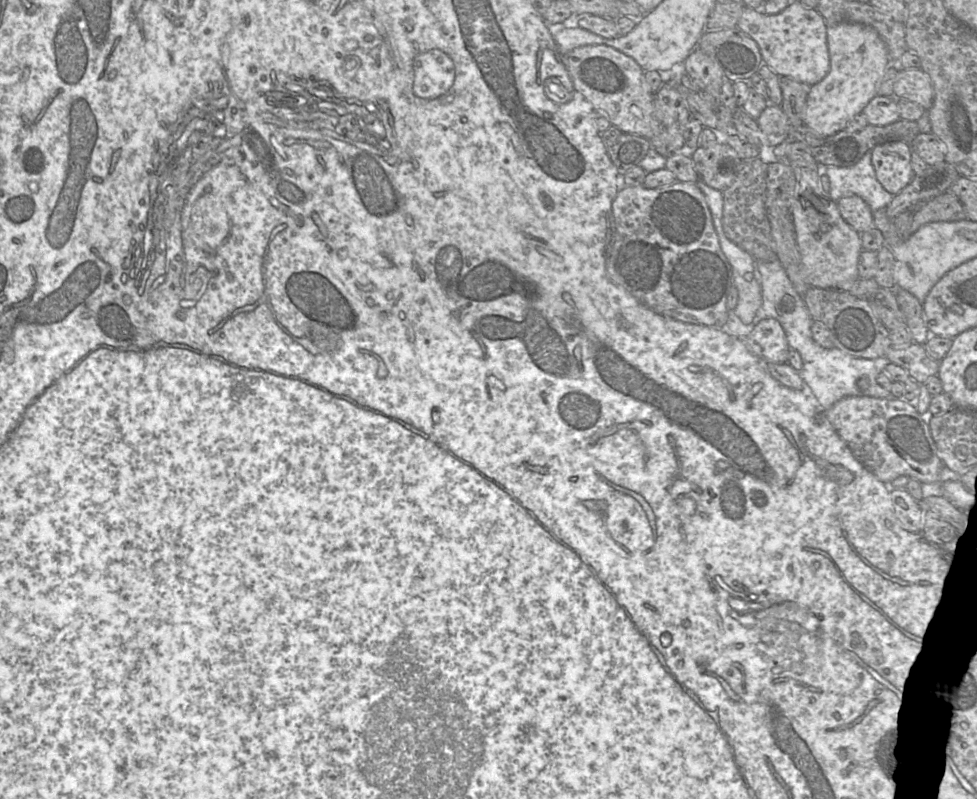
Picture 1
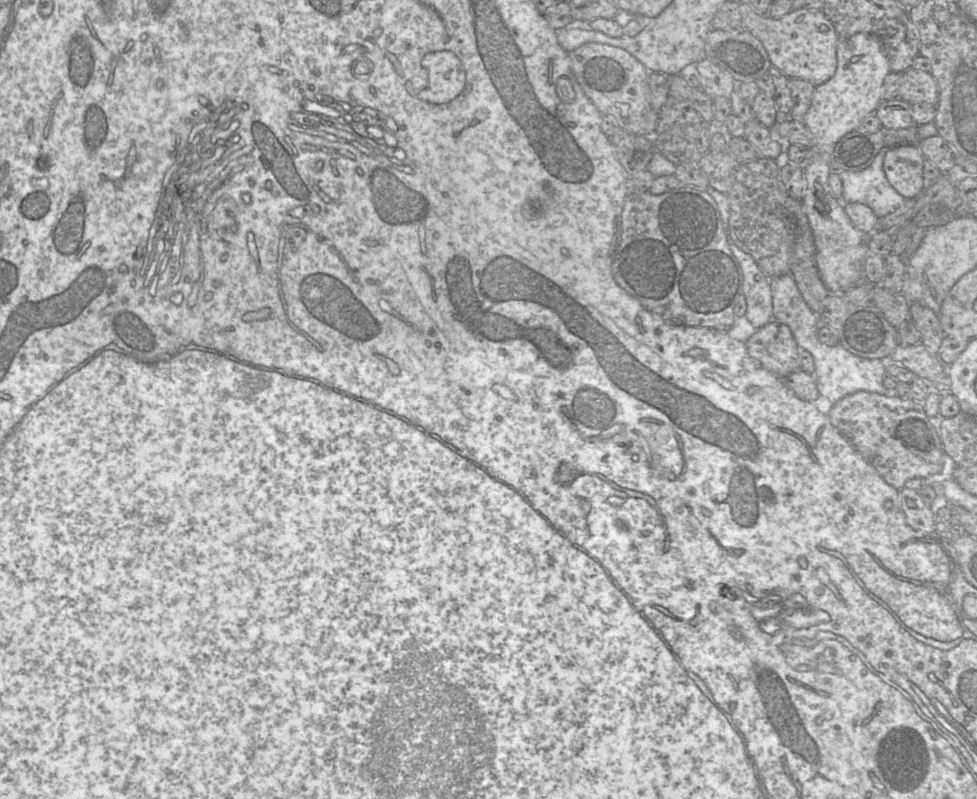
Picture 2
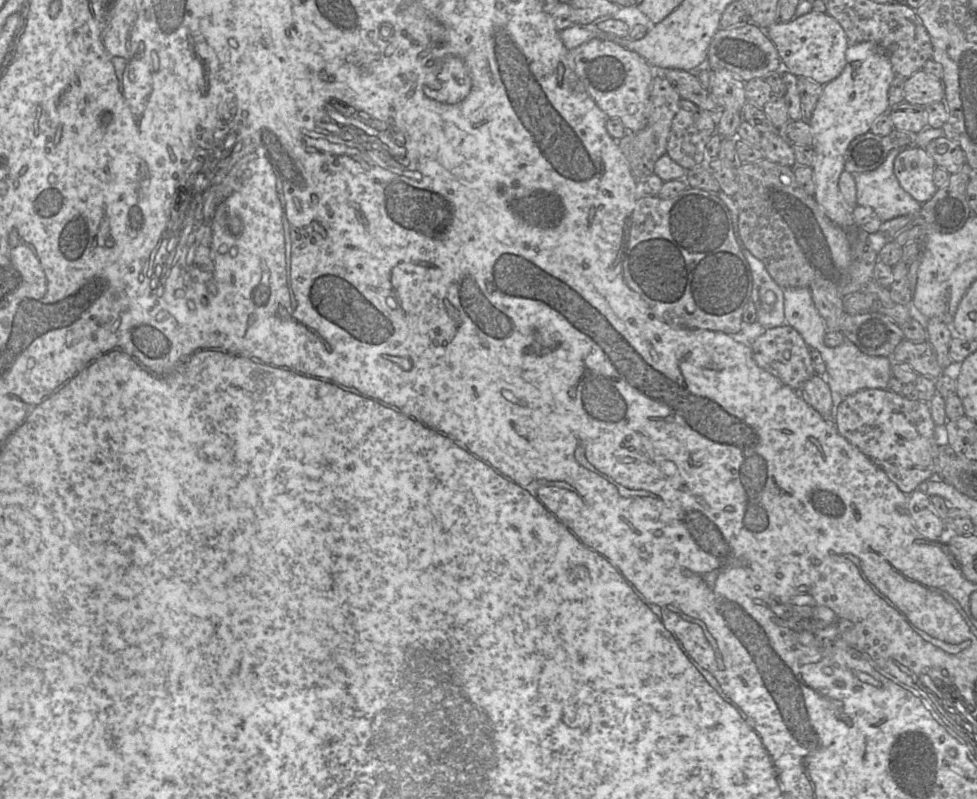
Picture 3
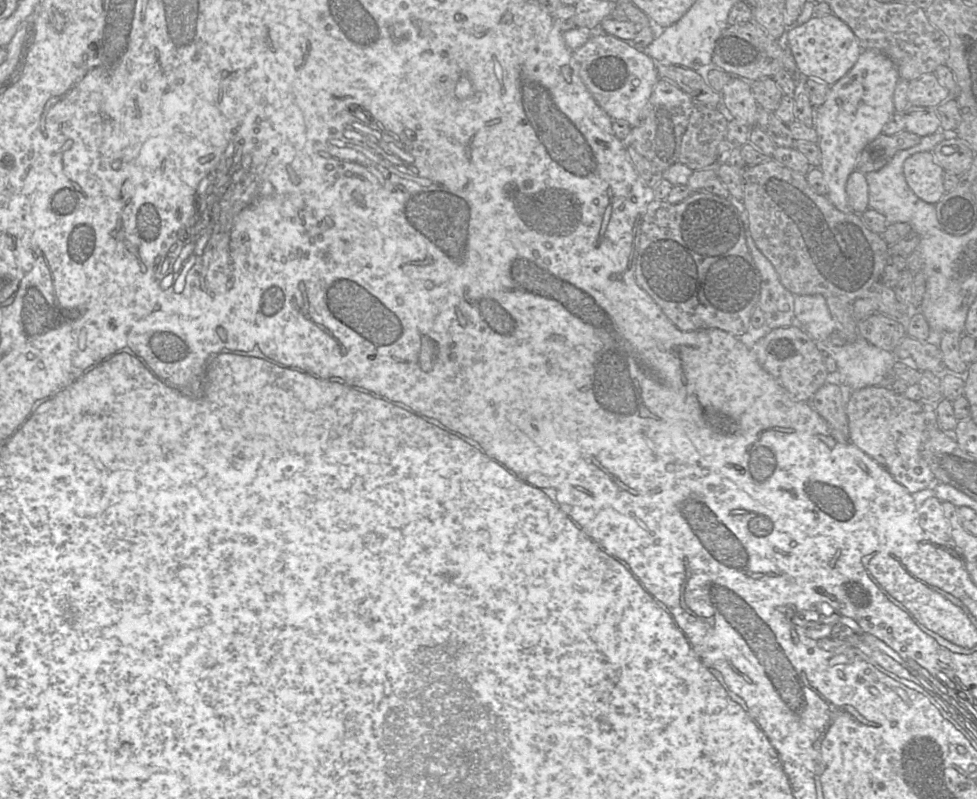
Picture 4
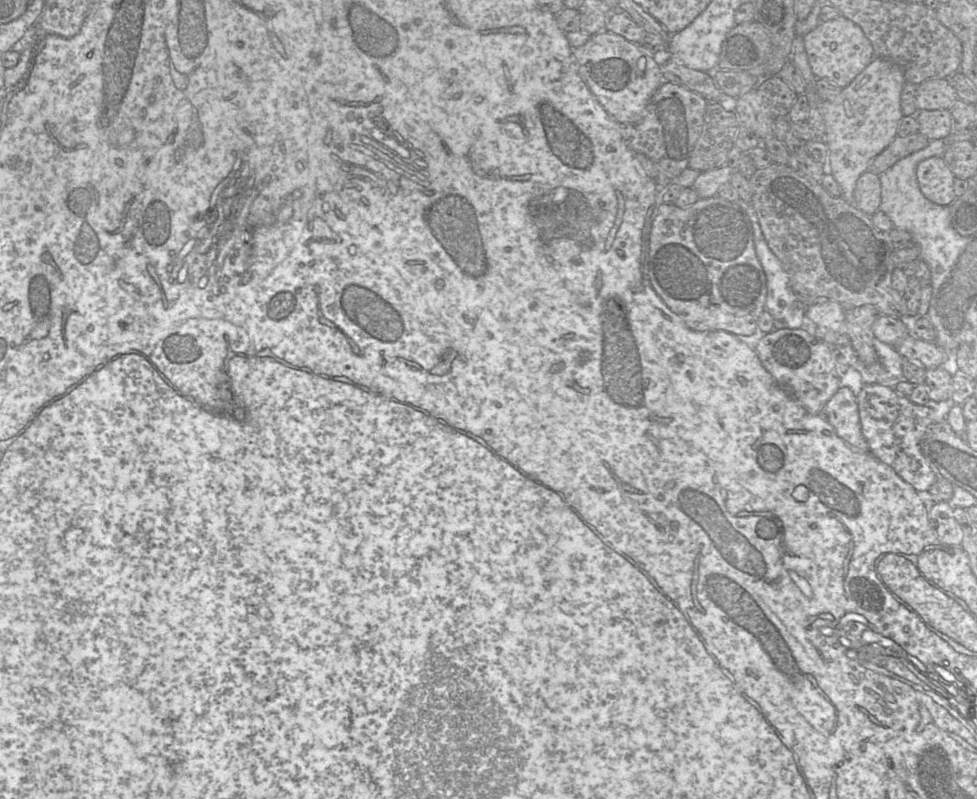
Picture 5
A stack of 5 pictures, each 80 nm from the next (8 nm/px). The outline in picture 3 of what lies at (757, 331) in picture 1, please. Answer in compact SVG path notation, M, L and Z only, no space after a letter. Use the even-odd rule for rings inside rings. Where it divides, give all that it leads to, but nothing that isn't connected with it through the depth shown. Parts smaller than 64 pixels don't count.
M788 324L766 329L750 346L756 364L780 380L794 391L813 377L816 372L811 357L811 349L797 330Z

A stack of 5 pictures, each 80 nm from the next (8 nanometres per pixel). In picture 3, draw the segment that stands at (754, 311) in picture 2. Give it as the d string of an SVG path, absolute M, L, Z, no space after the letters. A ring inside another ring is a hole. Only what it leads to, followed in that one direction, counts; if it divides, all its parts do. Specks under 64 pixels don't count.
M741 245L753 280L751 302L757 312L757 322L765 329L785 324L783 288L768 273L761 260Z

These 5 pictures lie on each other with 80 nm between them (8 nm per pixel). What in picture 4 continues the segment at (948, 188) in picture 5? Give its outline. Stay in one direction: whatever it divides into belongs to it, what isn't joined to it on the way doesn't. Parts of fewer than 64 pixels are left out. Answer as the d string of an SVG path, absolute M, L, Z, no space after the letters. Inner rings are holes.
M918 152L908 157L903 173L911 190L926 203L935 205L945 194L944 170L932 152Z

